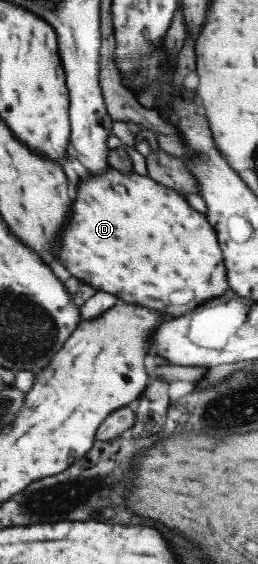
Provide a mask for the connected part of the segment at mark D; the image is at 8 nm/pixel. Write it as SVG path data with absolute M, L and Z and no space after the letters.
M115 168L107 169L104 174L89 173L89 176L79 183L79 191L77 191L75 204L73 204L73 218L69 218L69 226L65 226L65 242L61 242L61 254L57 254L57 262L63 264L70 274L77 276L87 284L93 285L98 291L107 291L119 296L120 300L157 309L161 313L165 313L169 318L184 316L189 312L193 312L193 309L199 305L231 292L224 249L220 246L216 227L209 222L207 215L191 208L185 195L178 190L156 182L148 175L123 174L123 172L119 172Z

